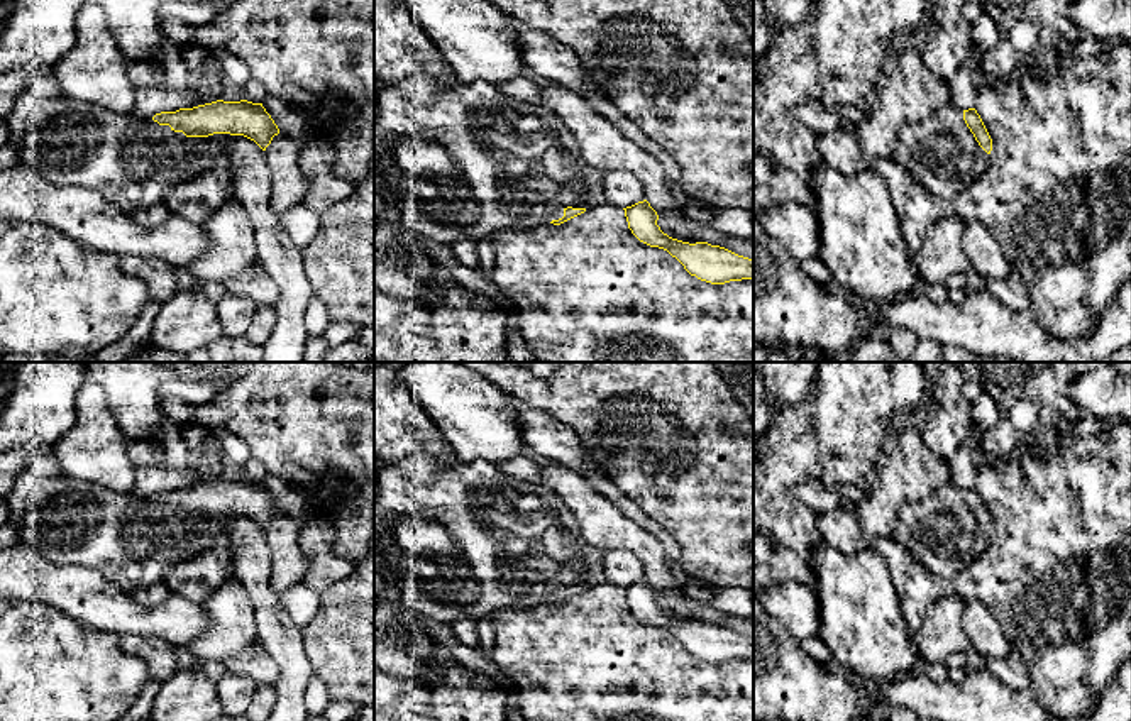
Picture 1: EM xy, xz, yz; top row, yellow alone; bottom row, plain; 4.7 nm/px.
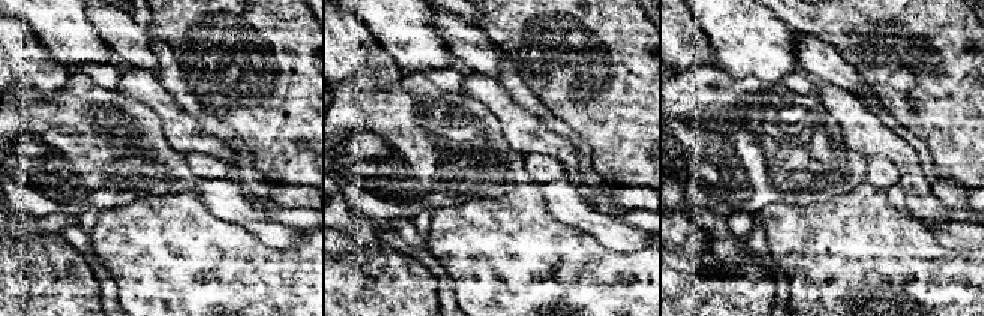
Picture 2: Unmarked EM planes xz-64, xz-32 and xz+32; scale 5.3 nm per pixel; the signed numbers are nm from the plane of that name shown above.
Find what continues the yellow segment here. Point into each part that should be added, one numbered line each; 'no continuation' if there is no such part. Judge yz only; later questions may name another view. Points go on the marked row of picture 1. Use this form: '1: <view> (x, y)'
1: yz (940, 153)

